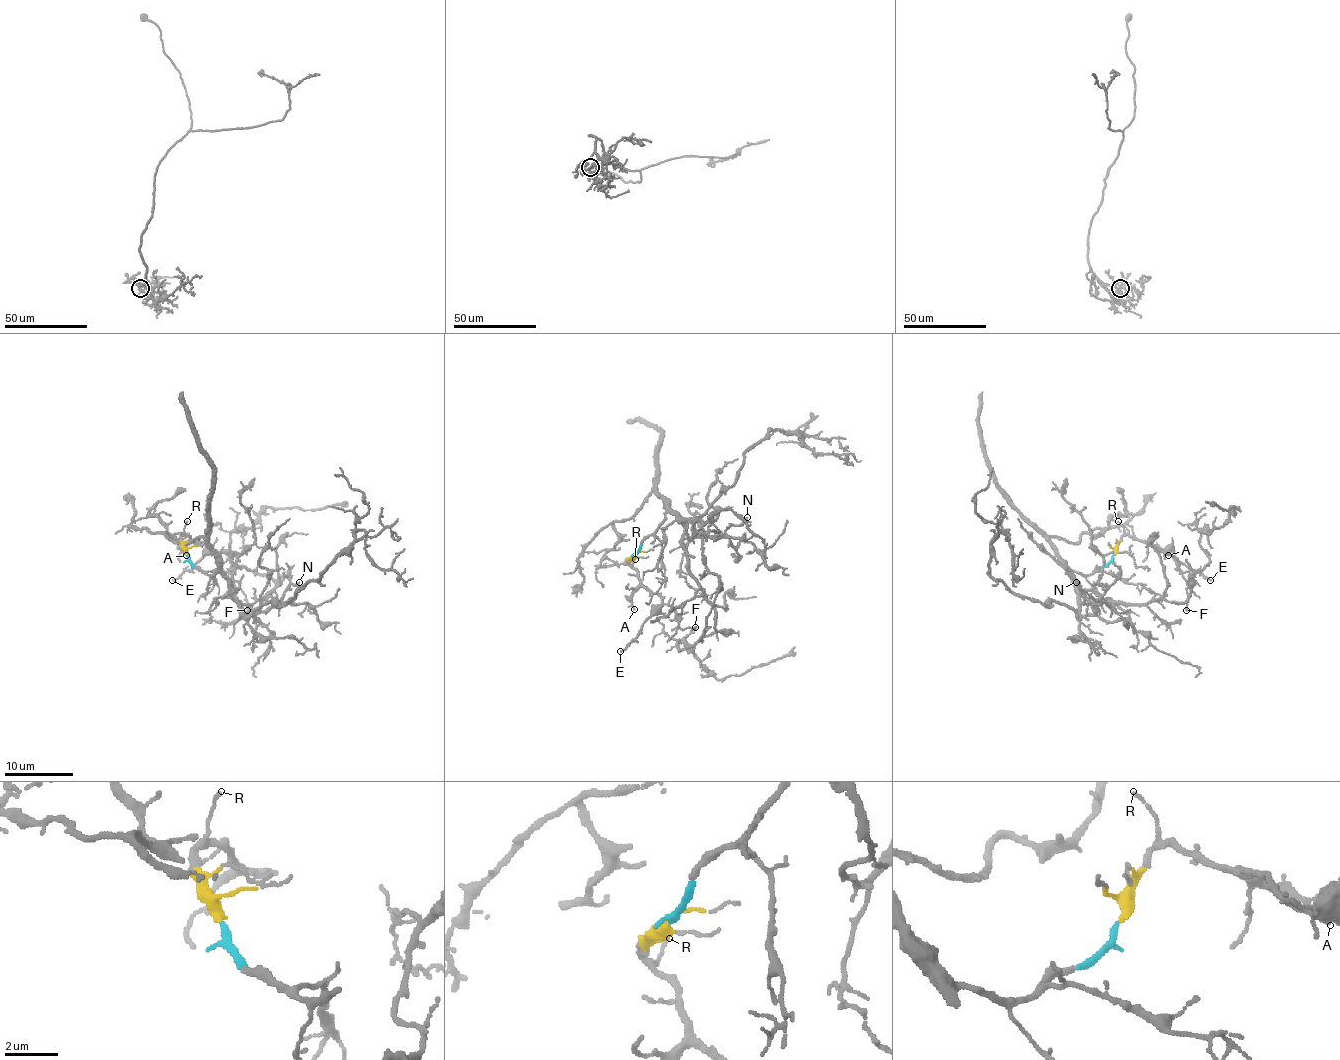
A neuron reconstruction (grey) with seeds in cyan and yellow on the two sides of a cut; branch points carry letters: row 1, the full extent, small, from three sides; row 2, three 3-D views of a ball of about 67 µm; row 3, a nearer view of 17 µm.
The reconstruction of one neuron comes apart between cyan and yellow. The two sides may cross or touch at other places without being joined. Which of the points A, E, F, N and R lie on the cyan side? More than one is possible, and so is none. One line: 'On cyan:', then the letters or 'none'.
On cyan: N

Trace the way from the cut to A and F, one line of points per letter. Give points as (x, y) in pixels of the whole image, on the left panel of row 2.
A: (187, 555), (182, 538), (186, 534), (191, 541), (184, 546), (186, 555)
F: (187, 555), (182, 538), (186, 534), (225, 553), (230, 562), (230, 577), (246, 596), (248, 610)

